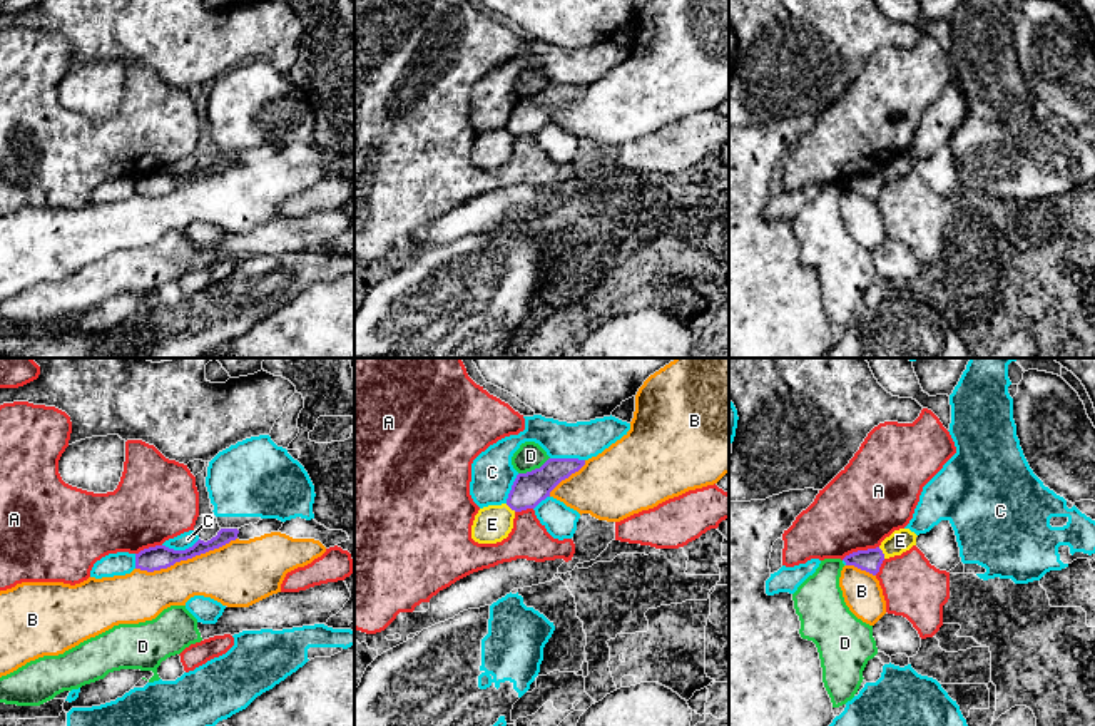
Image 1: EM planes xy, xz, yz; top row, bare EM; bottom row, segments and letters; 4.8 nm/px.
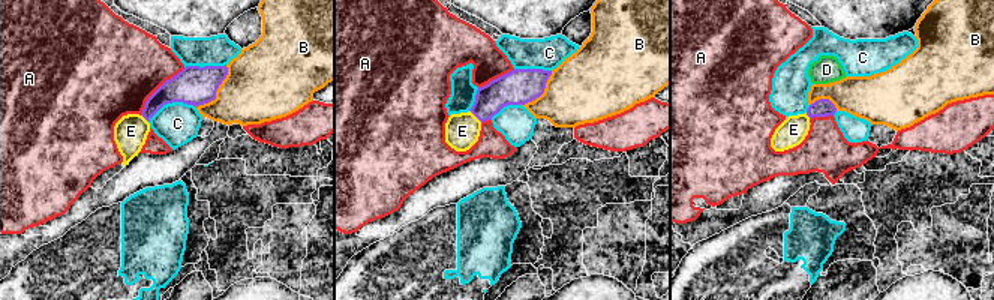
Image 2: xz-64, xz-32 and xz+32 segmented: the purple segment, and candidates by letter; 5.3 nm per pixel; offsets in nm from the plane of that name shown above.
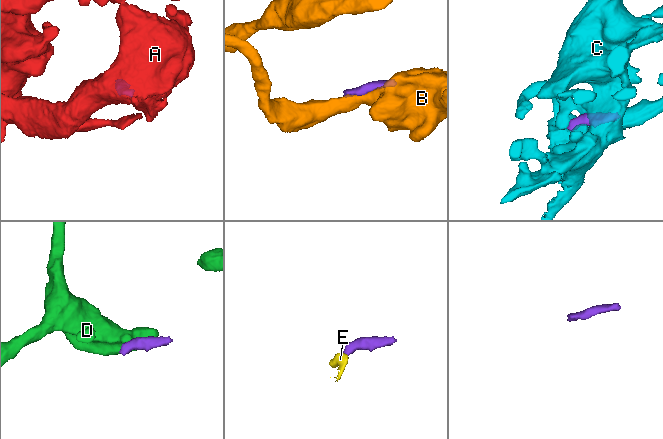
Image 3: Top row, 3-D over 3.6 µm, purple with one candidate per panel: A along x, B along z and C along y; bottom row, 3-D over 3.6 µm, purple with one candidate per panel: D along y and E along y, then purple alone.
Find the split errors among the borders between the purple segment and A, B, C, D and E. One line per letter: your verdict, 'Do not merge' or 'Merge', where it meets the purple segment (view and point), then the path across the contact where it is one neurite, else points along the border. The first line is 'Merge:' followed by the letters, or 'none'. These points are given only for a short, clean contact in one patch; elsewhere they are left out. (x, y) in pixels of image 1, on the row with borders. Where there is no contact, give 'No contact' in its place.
Merge: none
A: Do not merge. Touches purple at yz (860, 551). Boundary: yz (878, 546), (853, 551), (841, 559)
B: Do not merge. Touches purple at xy (186, 559)
C: Do not merge. Touches purple at xy (181, 551)
D: Do not merge. Touches purple at xz (535, 469). Boundary: xz (549, 457), (539, 467), (519, 474)
E: Do not merge. Touches purple at yz (881, 552). Boundary: yz (878, 547), (885, 557)

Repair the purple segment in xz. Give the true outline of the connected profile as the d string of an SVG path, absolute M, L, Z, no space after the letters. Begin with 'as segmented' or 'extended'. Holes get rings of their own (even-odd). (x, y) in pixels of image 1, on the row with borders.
as segmented; M548 458L540 468L518 473L507 498L507 505L522 512L535 509L550 492L572 473L578 472L585 460L578 458Z

